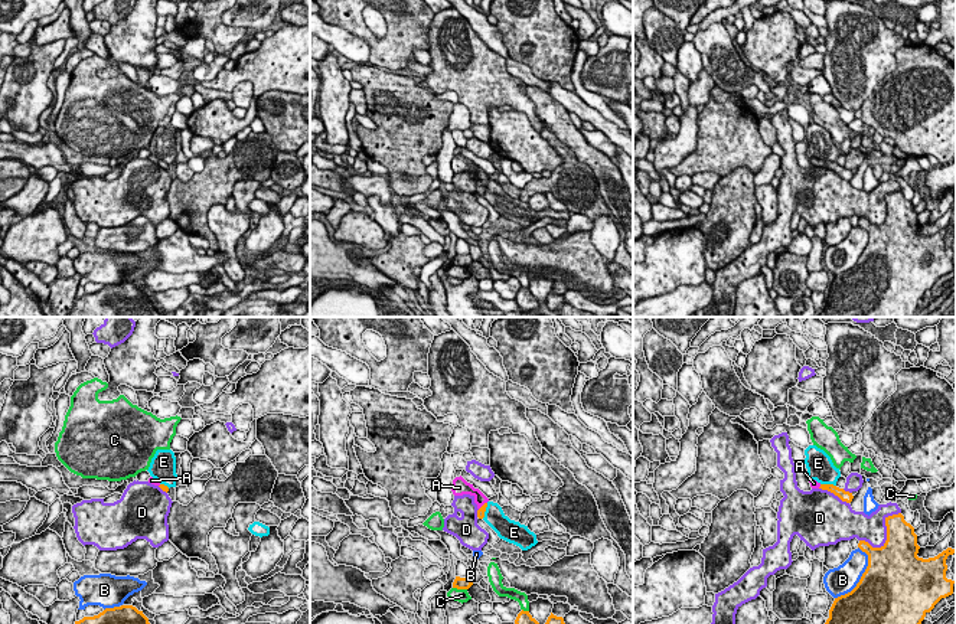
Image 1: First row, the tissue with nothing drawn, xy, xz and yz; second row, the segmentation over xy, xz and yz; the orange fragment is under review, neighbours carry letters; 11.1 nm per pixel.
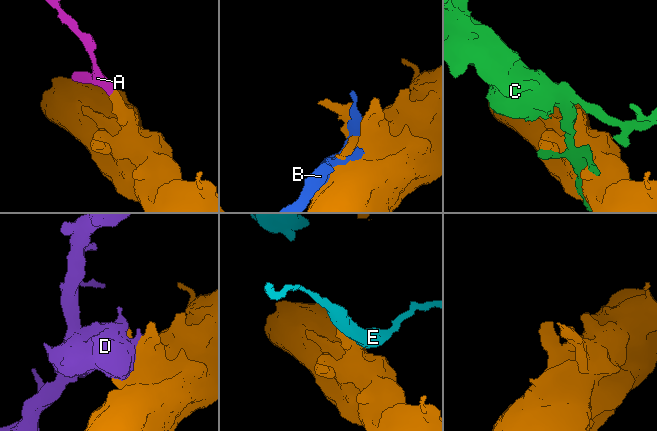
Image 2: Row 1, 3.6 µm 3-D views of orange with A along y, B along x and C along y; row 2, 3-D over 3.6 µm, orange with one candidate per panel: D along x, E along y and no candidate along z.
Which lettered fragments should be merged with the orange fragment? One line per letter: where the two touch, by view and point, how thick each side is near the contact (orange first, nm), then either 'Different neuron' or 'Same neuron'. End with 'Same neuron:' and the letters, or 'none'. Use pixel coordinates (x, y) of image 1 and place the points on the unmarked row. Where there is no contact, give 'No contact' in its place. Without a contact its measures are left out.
A: Touches orange at xz (482, 183). Thickness 100 nm (orange) against 140 nm. Same neuron
B: Touches orange at yz (861, 254). Thickness 500 nm (orange) against 320 nm. Different neuron
C: Touches orange at xz (460, 265). Thickness 130 nm (orange) against 160 nm. Different neuron
D: Touches orange at yz (887, 214). Thickness 420 nm (orange) against 300 nm. Different neuron
E: Touches orange at yz (828, 162). Thickness 130 nm (orange) against 300 nm. Different neuron
Same neuron: A

